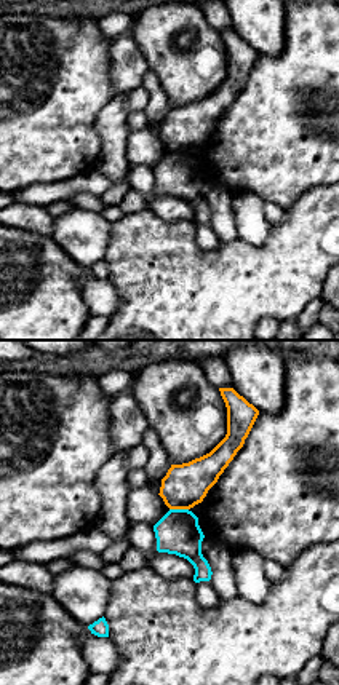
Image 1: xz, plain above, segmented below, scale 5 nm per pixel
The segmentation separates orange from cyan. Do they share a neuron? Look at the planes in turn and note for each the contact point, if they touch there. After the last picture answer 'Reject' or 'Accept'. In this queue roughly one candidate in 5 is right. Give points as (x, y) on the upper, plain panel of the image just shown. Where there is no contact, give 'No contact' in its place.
Touches orange at (179, 150)

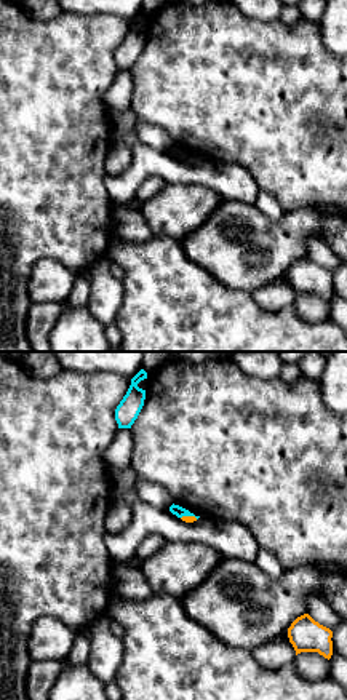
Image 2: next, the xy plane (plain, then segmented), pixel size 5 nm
Touches orange at (189, 159)

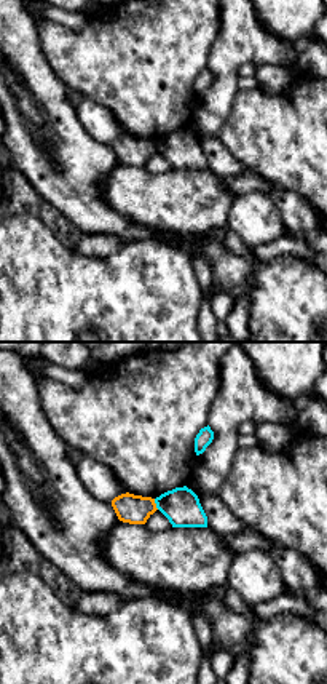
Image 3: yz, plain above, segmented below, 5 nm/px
Touches orange at (155, 146)

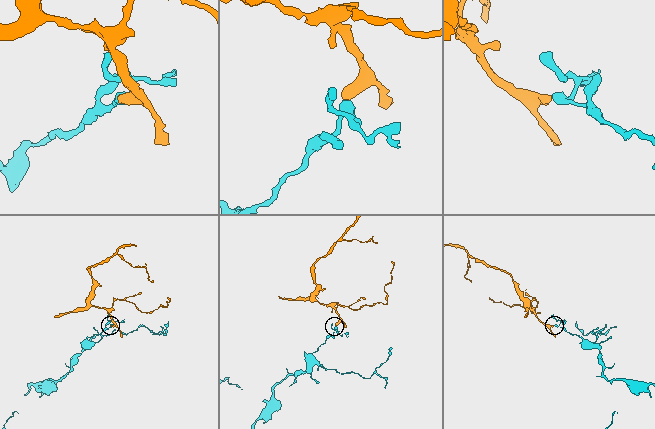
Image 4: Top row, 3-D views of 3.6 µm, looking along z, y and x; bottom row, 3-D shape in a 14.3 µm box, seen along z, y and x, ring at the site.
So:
Reject

